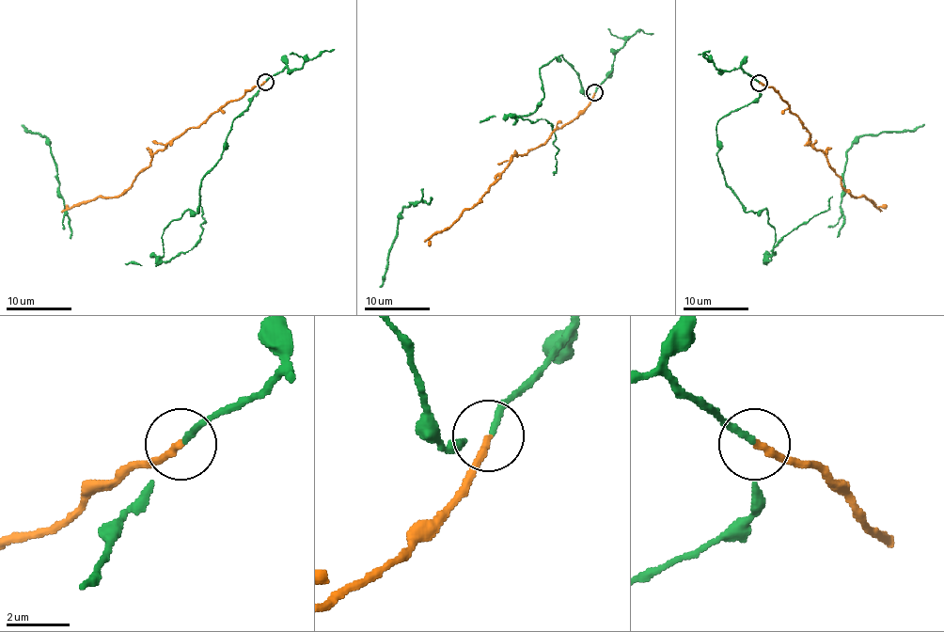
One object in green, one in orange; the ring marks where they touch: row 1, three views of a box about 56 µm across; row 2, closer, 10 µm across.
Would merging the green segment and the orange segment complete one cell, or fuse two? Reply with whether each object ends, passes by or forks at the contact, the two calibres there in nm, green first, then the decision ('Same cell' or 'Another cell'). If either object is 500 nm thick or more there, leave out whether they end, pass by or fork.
At the ring green passes by. At the ring orange ends. Thickness 130 nm (green) against 240 nm. Another cell

